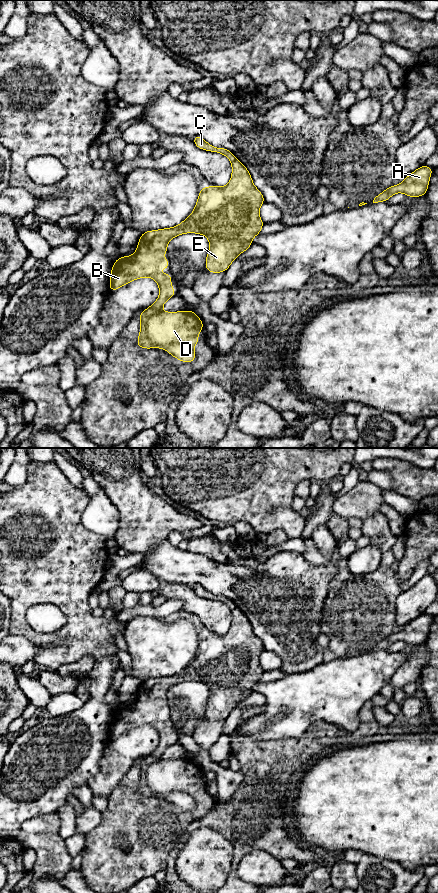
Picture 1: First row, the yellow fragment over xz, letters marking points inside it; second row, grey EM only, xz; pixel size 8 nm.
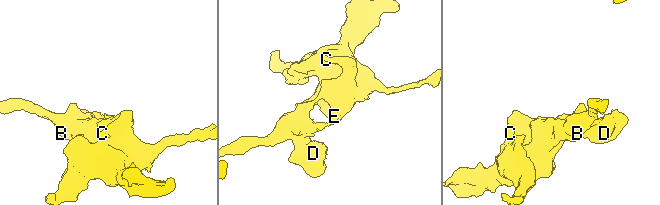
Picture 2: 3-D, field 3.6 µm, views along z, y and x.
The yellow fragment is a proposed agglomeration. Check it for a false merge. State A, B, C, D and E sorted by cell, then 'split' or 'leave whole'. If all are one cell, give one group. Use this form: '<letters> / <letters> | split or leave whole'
A B C E / D | split

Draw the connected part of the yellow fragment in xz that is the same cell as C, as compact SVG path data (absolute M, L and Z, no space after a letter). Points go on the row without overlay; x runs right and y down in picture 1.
M201 584L192 587L199 597L220 601L230 608L230 630L223 635L201 636L196 654L186 668L173 676L142 681L136 700L119 705L112 713L110 739L142 725L154 727L159 734L158 747L140 761L141 775L136 792L141 796L153 796L146 783L148 767L160 761L164 751L176 743L171 733L172 722L158 721L159 716L171 715L167 706L159 705L167 701L168 690L184 681L205 683L210 691L205 716L211 721L220 721L225 720L237 704L252 693L253 685L264 673L259 657L265 648L254 634L248 617L228 597L213 595Z

